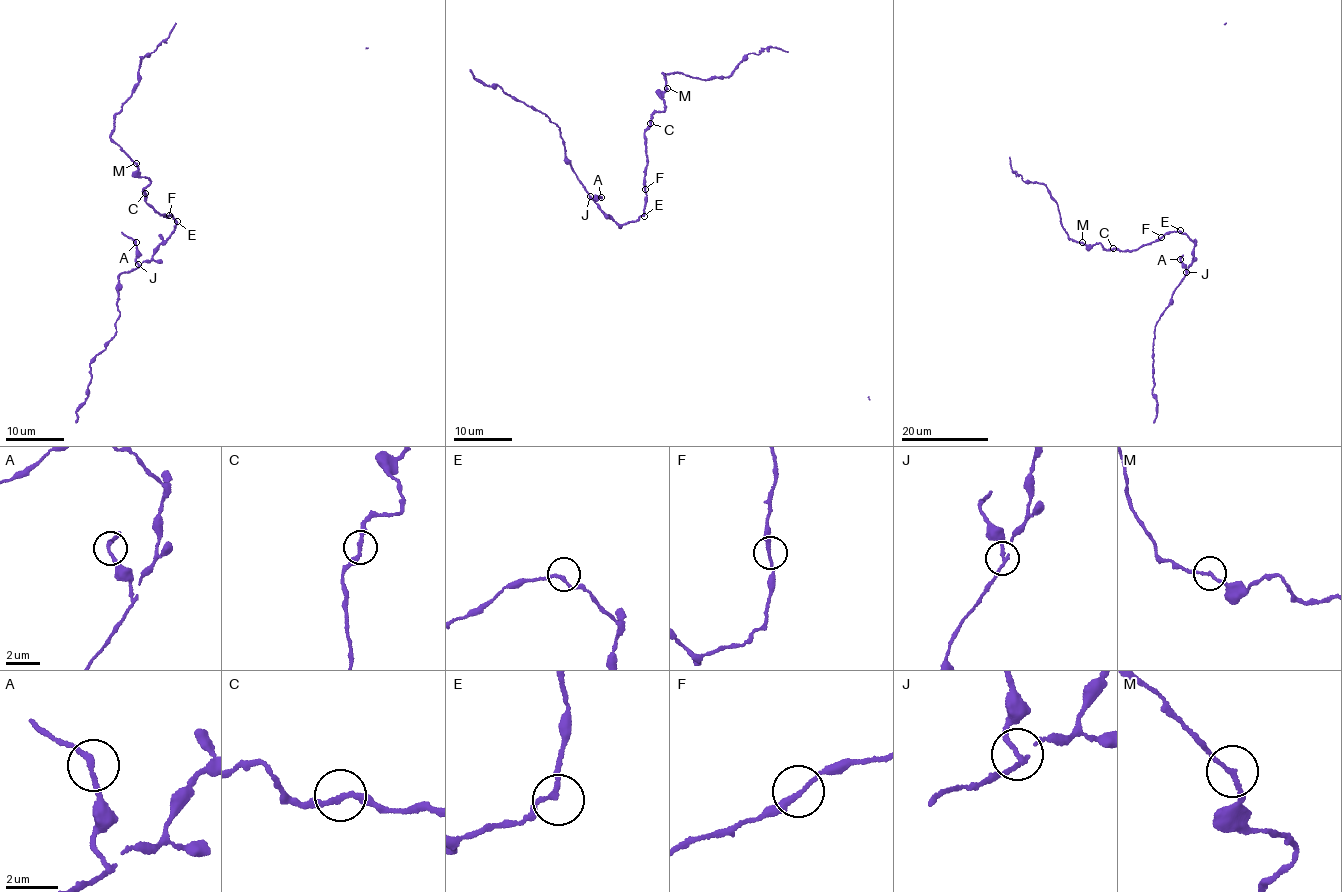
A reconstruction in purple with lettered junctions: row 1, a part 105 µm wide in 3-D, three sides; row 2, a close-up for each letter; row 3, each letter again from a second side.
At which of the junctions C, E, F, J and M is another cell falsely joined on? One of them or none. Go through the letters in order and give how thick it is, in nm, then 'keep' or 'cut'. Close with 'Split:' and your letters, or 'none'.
C: 200 nm thick; keep
E: 180 nm thick; keep
F: 200 nm thick; keep
J: 150 nm thick; cut
M: 160 nm thick; keep
Split: J

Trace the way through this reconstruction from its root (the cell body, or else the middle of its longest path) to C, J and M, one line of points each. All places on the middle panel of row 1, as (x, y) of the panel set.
C: (645, 194), (647, 160), (644, 133), (650, 123)
J: (645, 194), (644, 215), (625, 224), (605, 213), (590, 196)
M: (645, 194), (644, 129), (650, 124), (654, 113), (665, 110), (665, 100), (661, 97), (667, 88)

